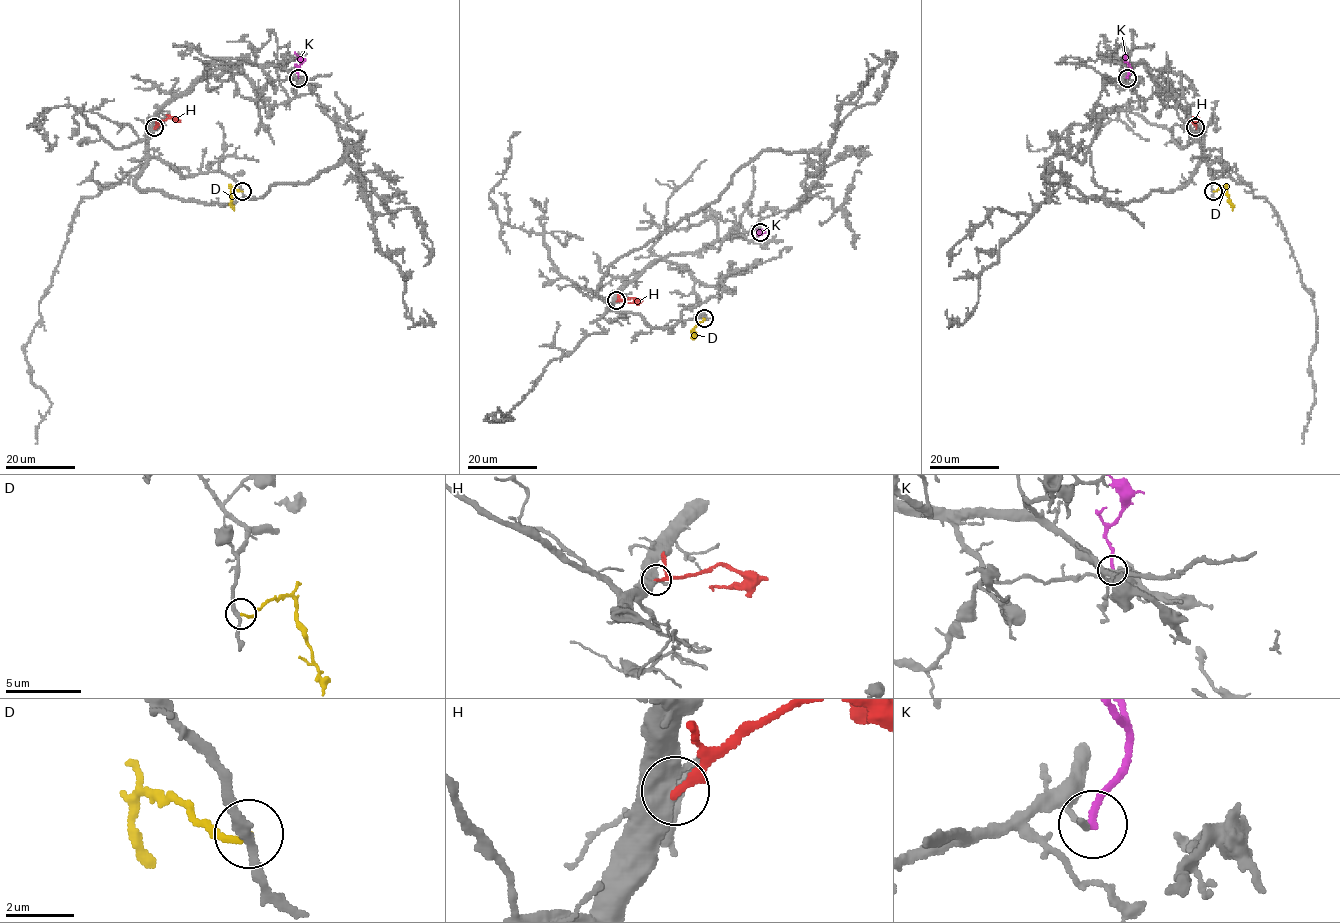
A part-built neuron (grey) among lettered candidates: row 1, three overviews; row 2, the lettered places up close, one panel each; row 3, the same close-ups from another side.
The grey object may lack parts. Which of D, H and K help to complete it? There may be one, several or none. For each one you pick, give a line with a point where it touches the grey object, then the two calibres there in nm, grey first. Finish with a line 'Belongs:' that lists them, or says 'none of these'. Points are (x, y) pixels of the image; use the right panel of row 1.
Belongs: none of these

